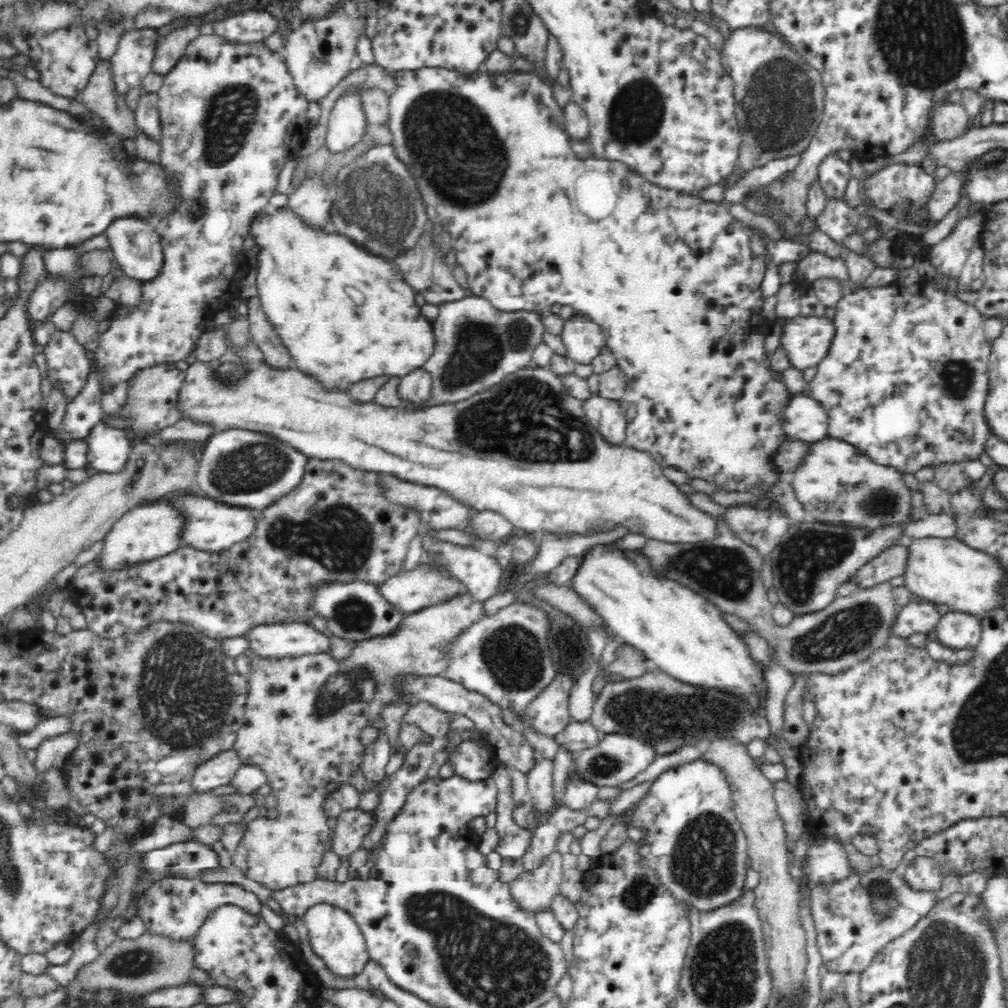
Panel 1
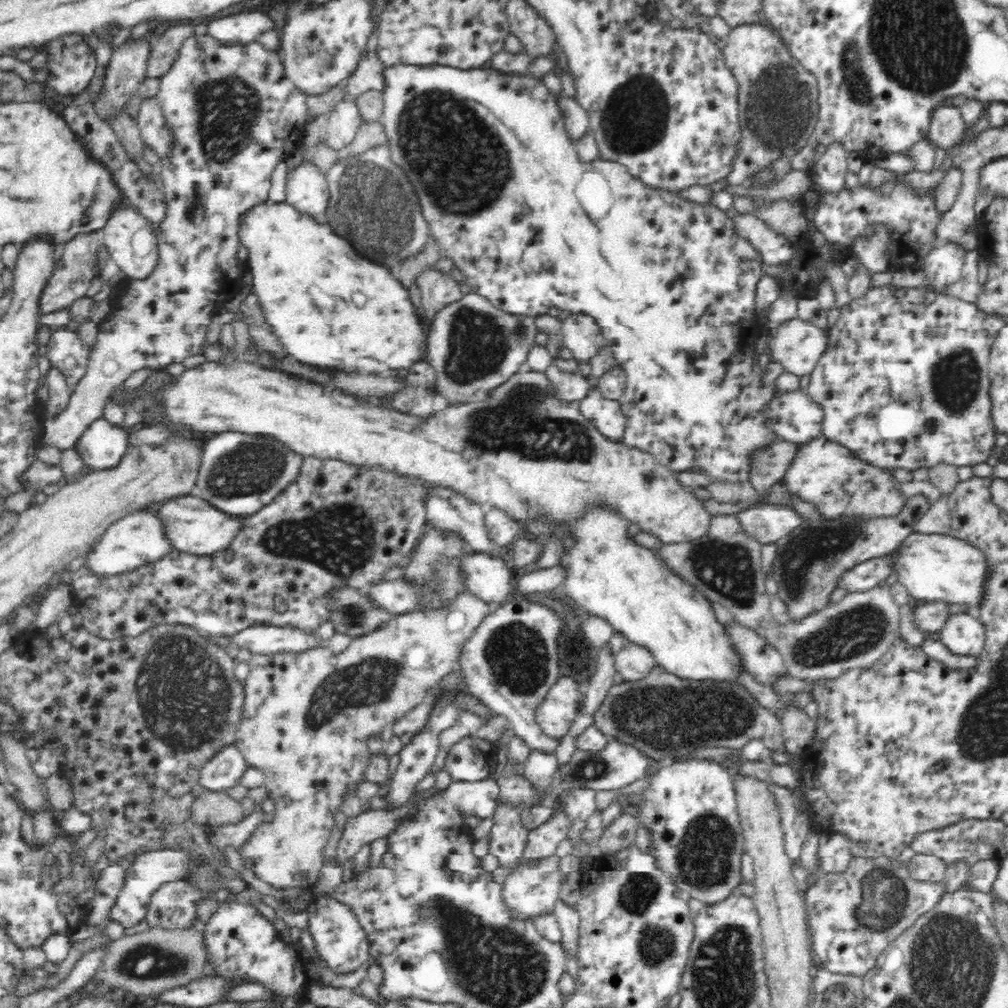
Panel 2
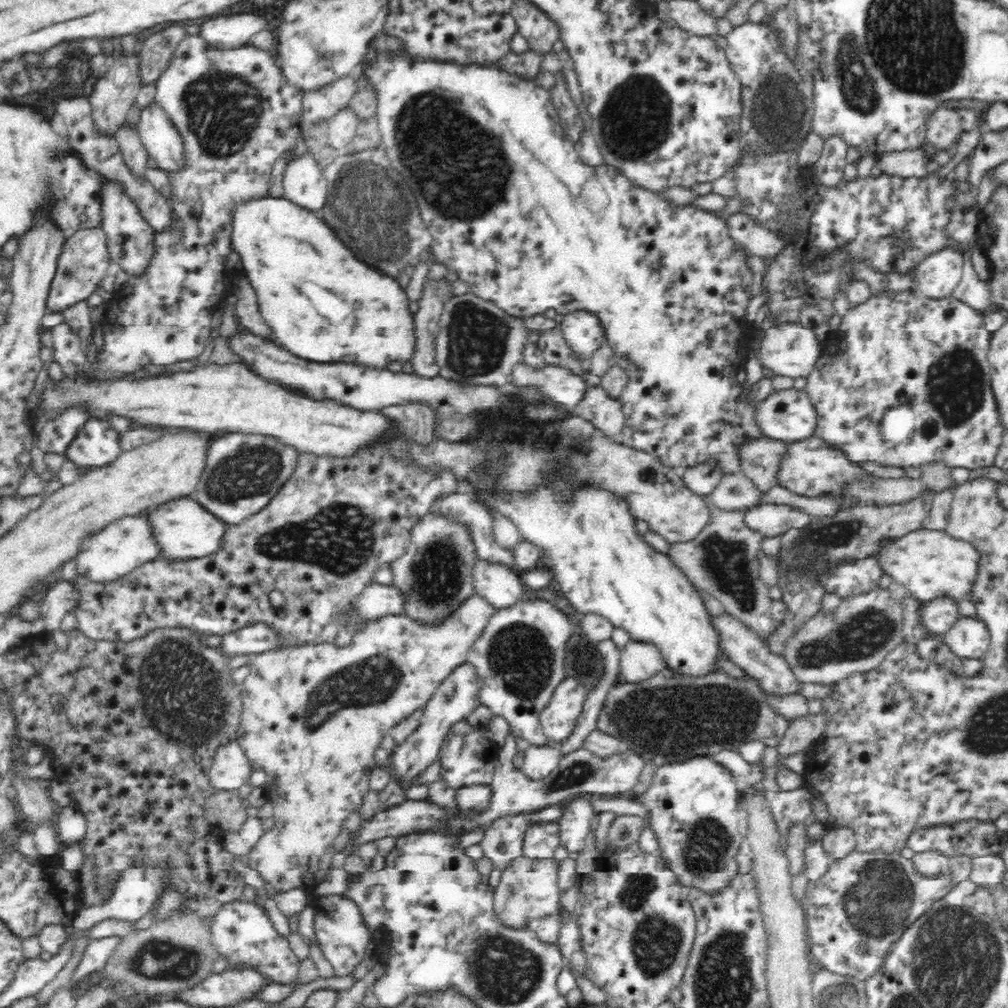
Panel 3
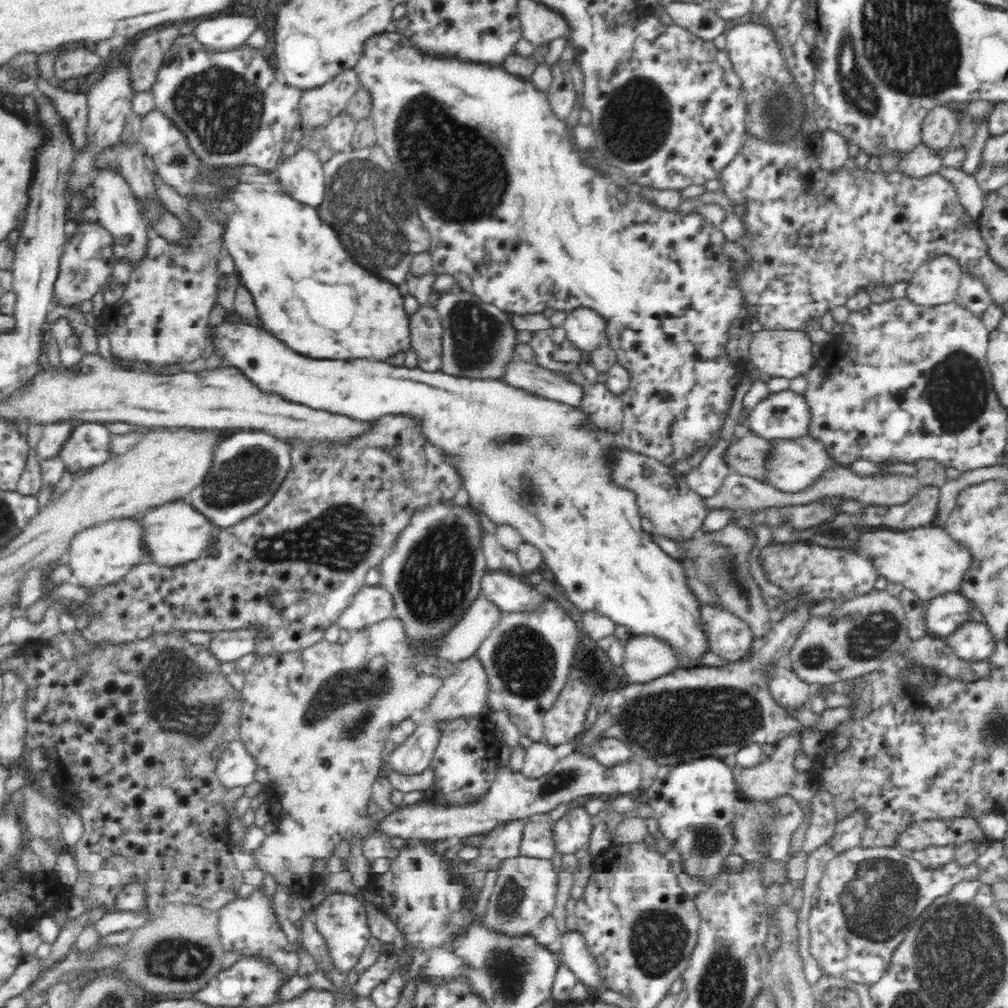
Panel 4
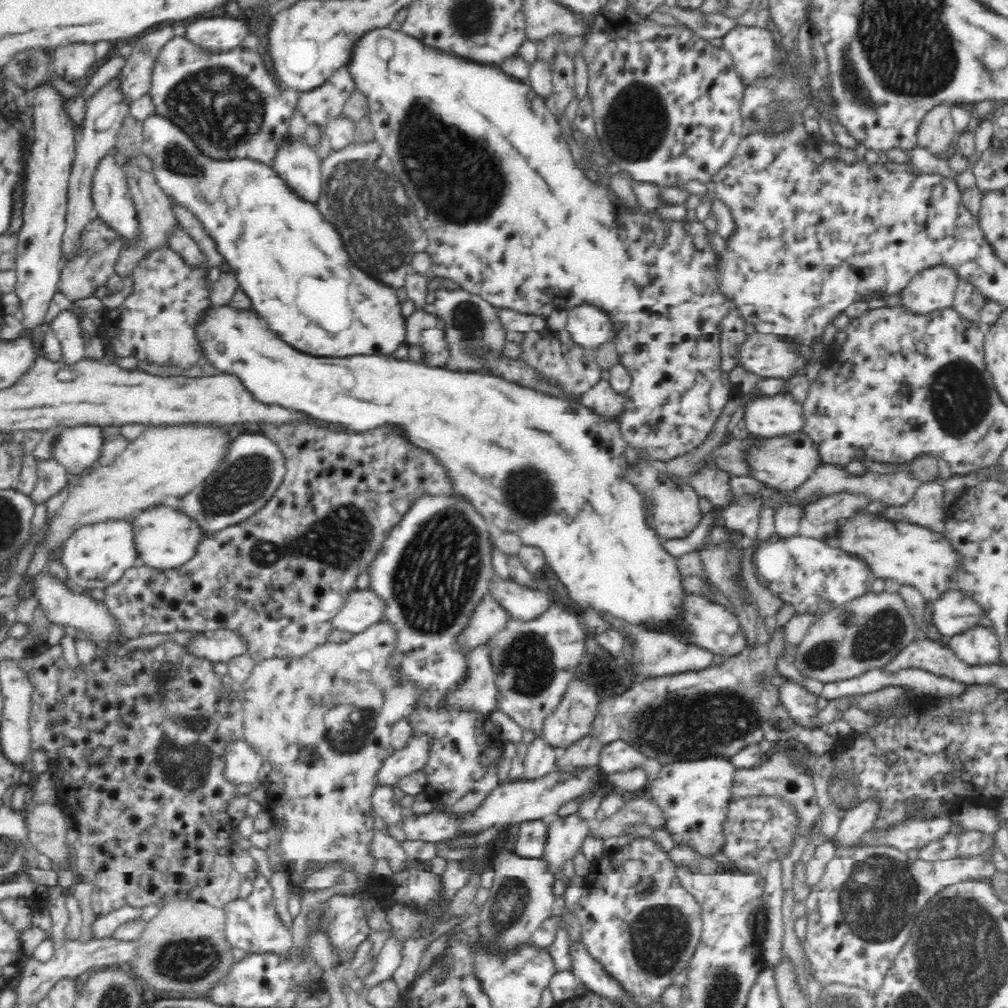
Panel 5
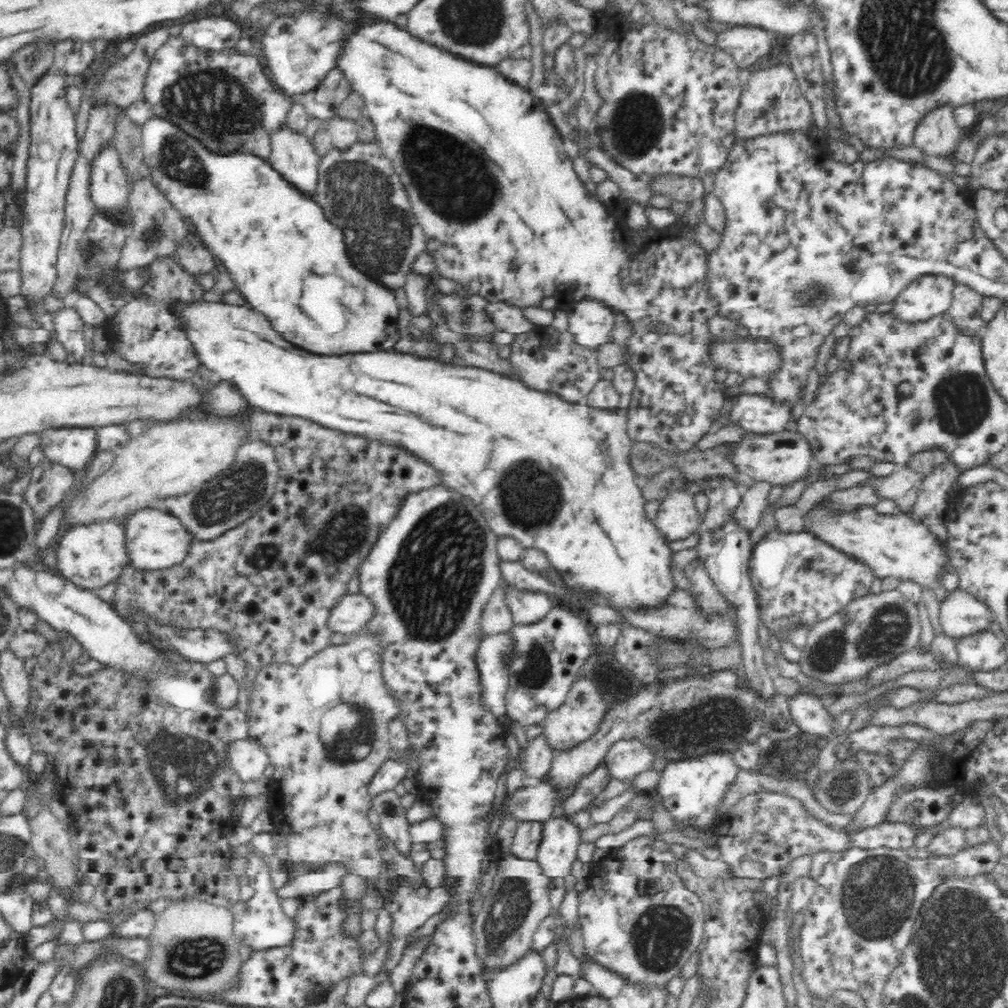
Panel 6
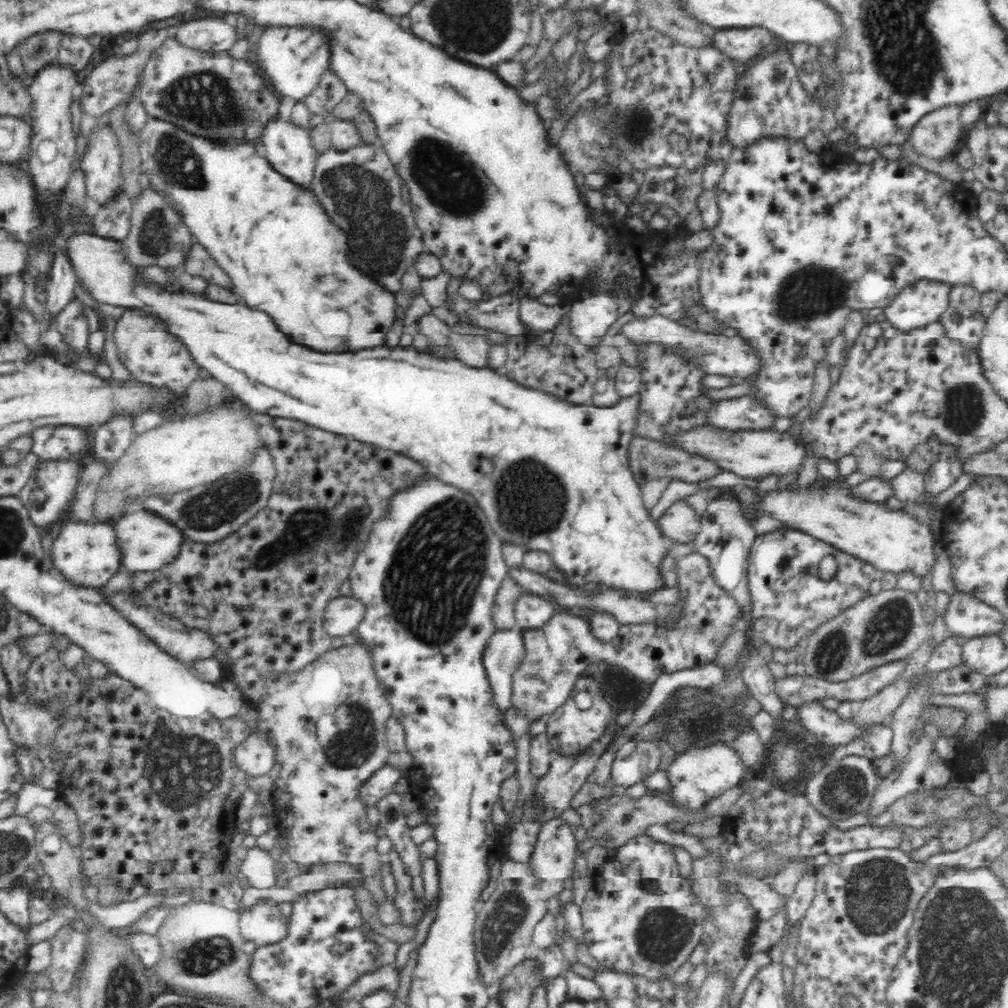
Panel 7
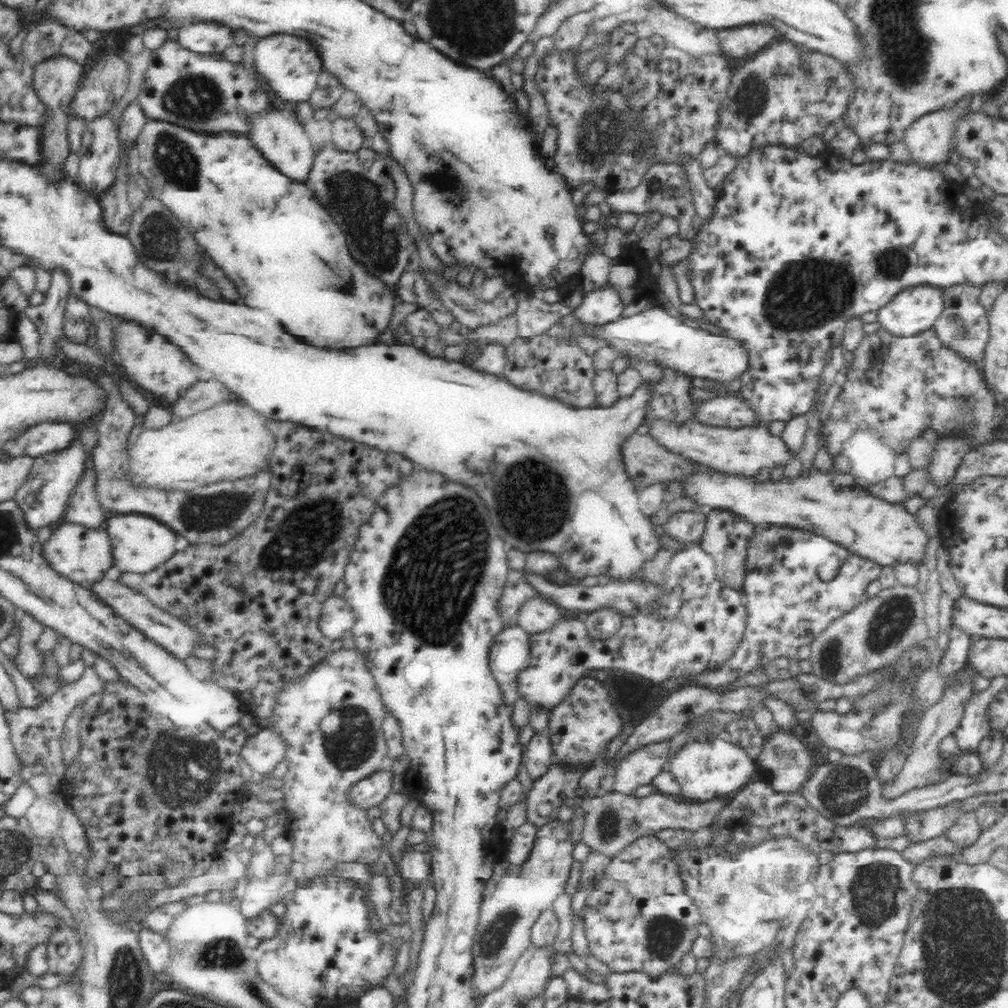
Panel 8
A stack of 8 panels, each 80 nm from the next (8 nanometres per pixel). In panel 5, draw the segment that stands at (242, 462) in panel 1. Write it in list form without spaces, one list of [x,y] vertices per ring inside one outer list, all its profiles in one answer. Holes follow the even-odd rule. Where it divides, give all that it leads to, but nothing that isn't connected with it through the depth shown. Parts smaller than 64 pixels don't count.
[[[248,432],[239,436],[240,438],[236,438],[232,442],[232,454],[228,452],[226,462],[222,464],[224,468],[220,468],[220,472],[214,472],[206,480],[204,488],[196,488],[196,492],[192,491],[180,500],[170,502],[180,513],[188,516],[188,519],[202,531],[204,538],[216,535],[226,528],[241,524],[244,520],[253,516],[274,497],[276,490],[282,484],[281,480],[285,475],[283,456],[281,456],[281,452],[272,440],[258,434],[258,432]]]

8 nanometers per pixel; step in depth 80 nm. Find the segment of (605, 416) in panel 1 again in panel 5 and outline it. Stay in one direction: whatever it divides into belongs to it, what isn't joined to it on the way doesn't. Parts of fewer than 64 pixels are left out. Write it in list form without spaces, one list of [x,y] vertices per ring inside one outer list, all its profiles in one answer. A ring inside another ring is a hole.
[[[600,379],[588,392],[582,394],[580,402],[600,415],[618,417],[623,413],[625,397],[612,388],[609,380]]]

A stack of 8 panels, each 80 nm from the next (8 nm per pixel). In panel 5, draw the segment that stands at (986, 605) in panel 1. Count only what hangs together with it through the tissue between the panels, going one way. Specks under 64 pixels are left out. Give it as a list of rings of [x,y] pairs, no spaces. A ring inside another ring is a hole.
[[[857,512],[842,519],[836,535],[826,538],[832,546],[848,555],[859,557],[877,578],[890,578],[902,585],[912,585],[930,604],[942,598],[944,592],[953,587],[953,572],[960,562],[945,534],[932,532],[924,526],[880,517],[870,512]]]

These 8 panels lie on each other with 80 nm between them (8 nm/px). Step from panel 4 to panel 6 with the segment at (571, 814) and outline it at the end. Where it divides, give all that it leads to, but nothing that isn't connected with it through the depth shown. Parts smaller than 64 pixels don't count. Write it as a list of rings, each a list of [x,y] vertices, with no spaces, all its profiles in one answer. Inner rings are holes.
[[[567,816],[548,819],[543,823],[540,846],[535,861],[541,873],[549,878],[547,890],[554,888],[552,880],[570,875],[572,864],[583,854],[580,828]]]

